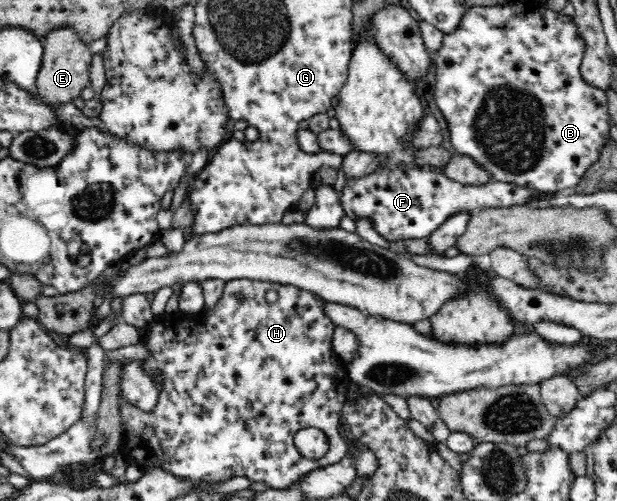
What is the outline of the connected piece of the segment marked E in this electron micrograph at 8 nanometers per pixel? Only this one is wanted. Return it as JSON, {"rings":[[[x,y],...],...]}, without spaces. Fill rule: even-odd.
{"rings":[[[68,26],[53,30],[43,39],[43,58],[36,80],[36,92],[49,105],[64,105],[80,97],[82,89],[89,84],[92,54],[89,47]]]}

